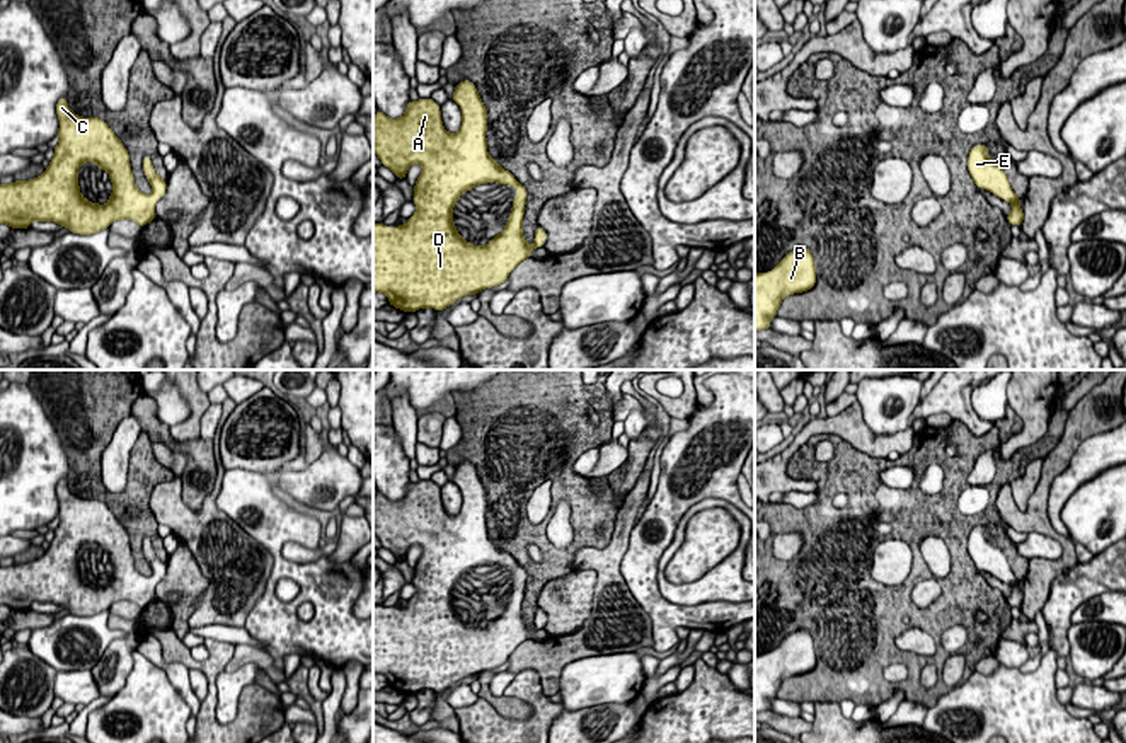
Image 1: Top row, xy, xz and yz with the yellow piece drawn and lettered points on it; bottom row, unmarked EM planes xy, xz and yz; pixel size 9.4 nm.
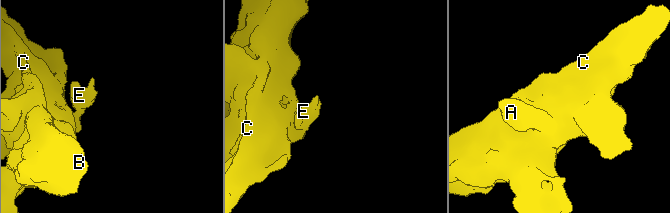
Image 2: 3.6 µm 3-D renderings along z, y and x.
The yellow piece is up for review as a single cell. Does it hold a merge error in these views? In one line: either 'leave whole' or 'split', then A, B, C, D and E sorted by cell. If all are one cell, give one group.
leave whole | A B C D E

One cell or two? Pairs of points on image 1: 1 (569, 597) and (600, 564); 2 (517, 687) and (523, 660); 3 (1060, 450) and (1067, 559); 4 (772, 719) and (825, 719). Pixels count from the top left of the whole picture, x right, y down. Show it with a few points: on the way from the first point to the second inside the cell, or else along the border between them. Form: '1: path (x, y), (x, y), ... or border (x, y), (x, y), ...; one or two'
1: border (588, 568), (595, 573), (593, 607), (590, 610); two
2: border (517, 673), (534, 670), (547, 697); two
3: path (1046, 478), (1039, 496), (1039, 520), (1051, 532); one
4: path (786, 725), (811, 725); one

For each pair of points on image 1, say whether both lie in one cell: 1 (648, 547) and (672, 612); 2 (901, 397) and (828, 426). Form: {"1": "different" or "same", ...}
{"1": "same", "2": "different"}

